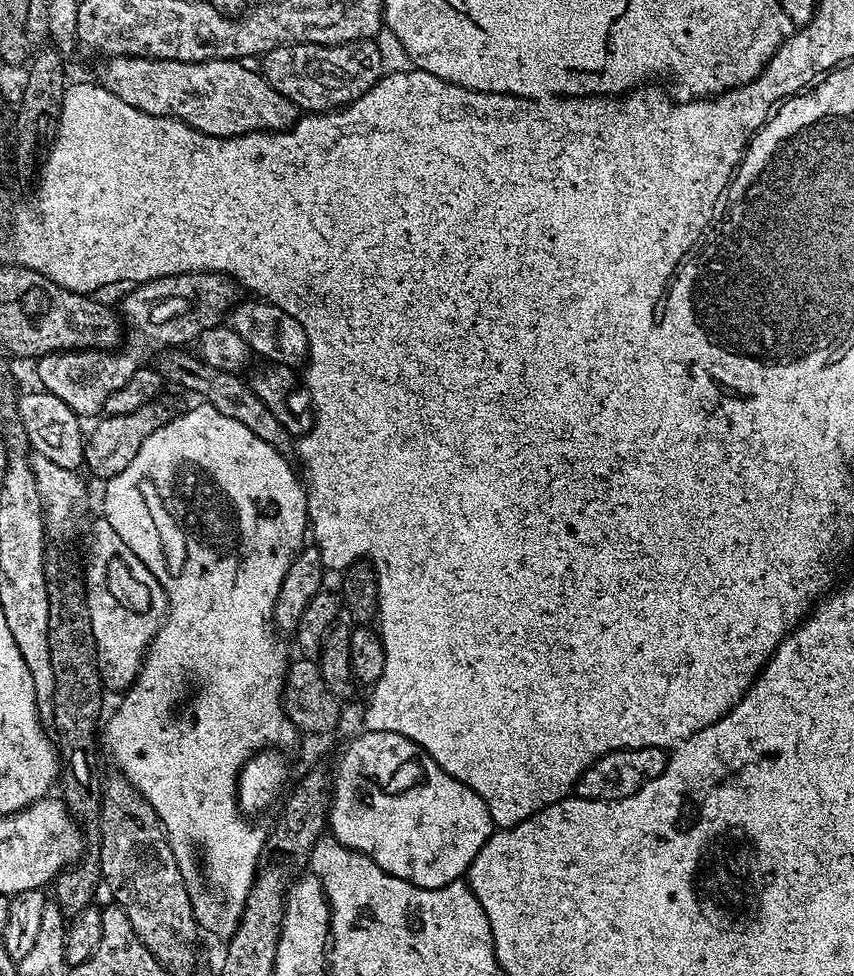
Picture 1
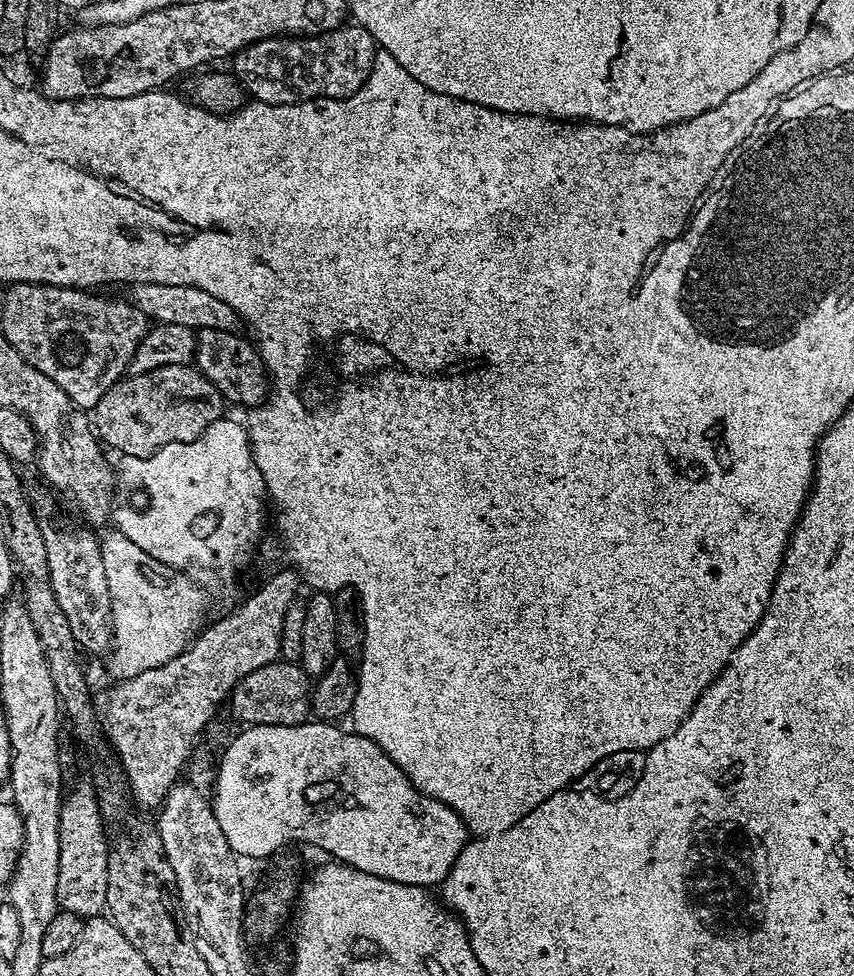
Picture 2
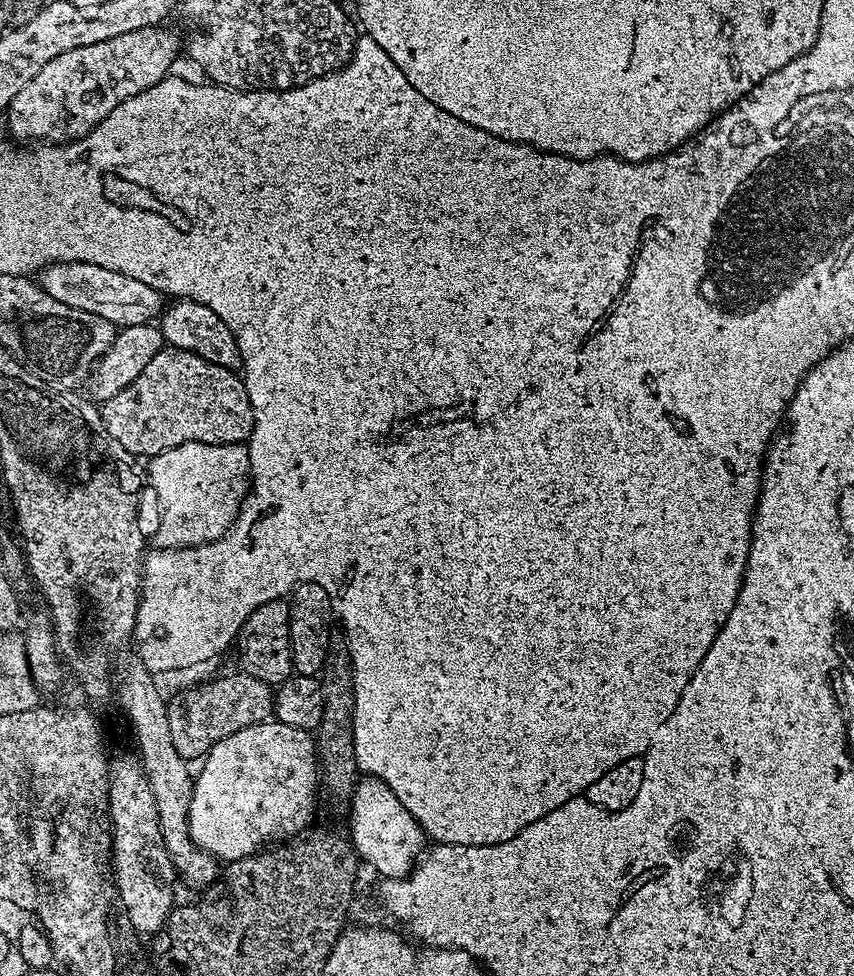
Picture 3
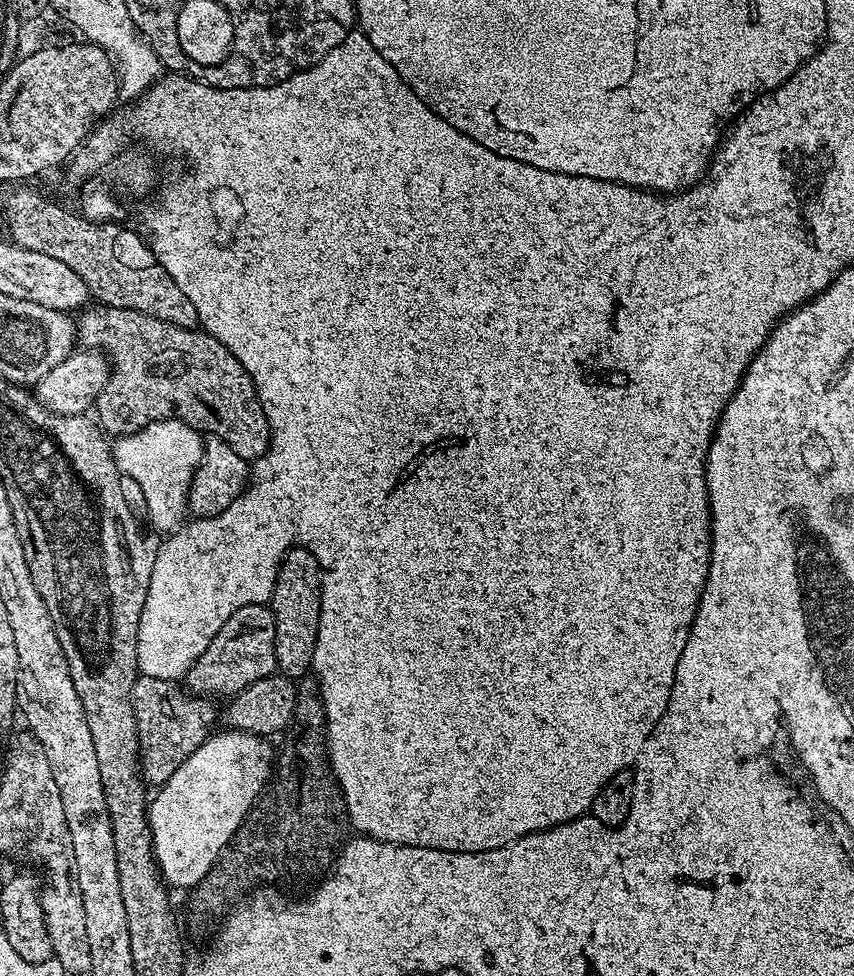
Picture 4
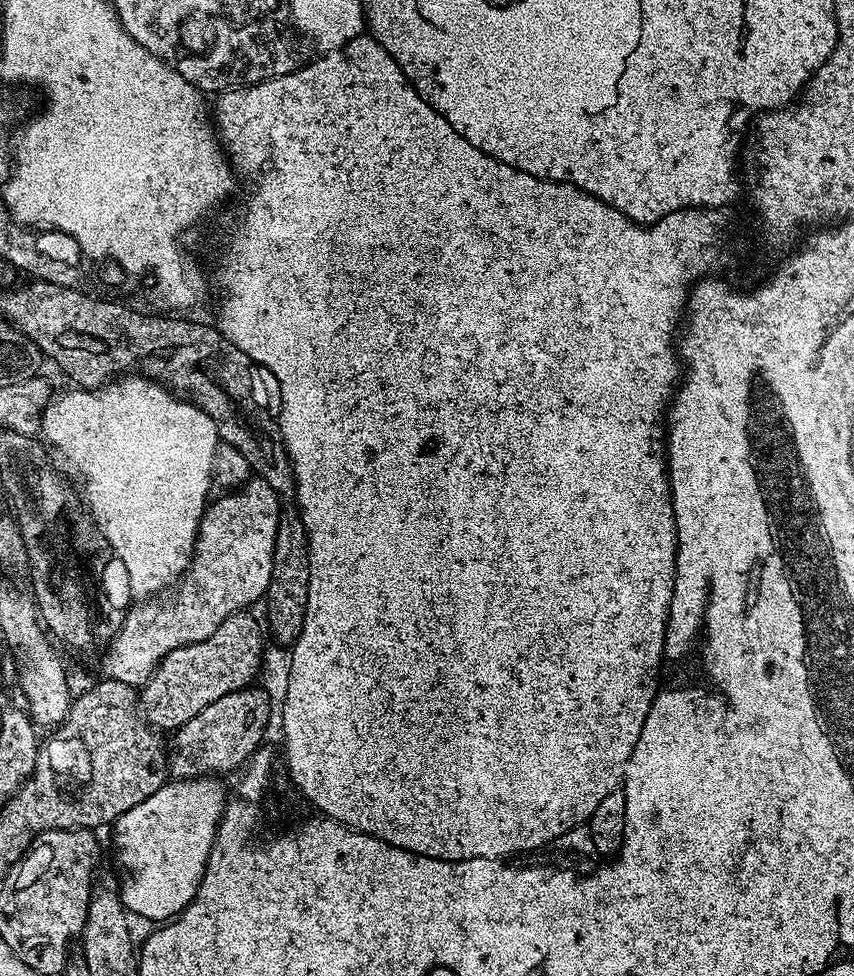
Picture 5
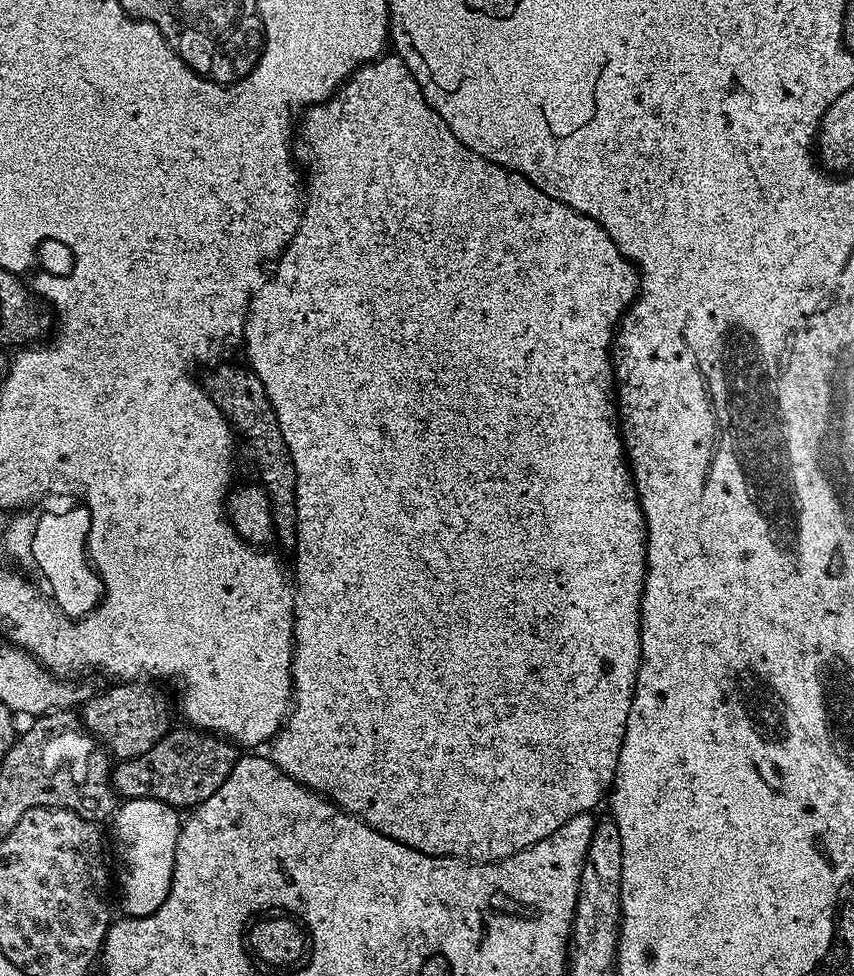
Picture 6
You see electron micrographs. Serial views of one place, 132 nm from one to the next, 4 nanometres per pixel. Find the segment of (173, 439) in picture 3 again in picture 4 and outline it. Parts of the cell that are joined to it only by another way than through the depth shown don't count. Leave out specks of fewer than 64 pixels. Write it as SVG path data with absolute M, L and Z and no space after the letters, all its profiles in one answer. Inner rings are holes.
M88 306L79 313L76 320L76 339L85 349L99 350L108 357L111 368L108 374L106 386L98 394L94 405L95 419L98 421L99 427L105 433L113 432L113 437L129 435L138 432L140 429L151 424L153 420L174 419L181 420L184 424L189 424L191 428L196 429L201 434L215 434L219 440L225 440L234 450L234 454L238 454L244 460L249 462L256 461L260 456L266 454L268 443L270 442L270 430L268 429L268 419L264 413L264 404L258 398L254 382L250 378L250 374L246 374L246 370L242 366L242 362L238 362L238 358L234 358L234 354L226 346L222 346L222 342L218 342L218 338L209 336L203 330L196 328L183 328L182 326L174 326L170 322L162 322L162 318L150 318L146 314L138 314L138 310L126 310L125 308L110 308L107 306Z

